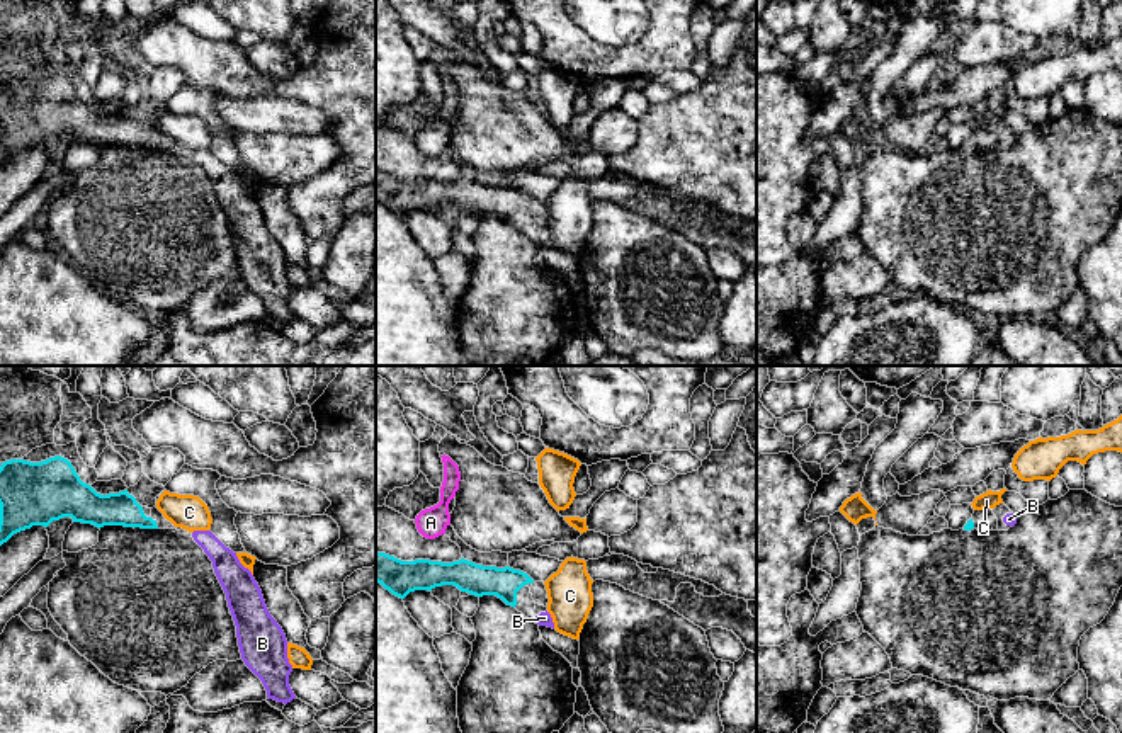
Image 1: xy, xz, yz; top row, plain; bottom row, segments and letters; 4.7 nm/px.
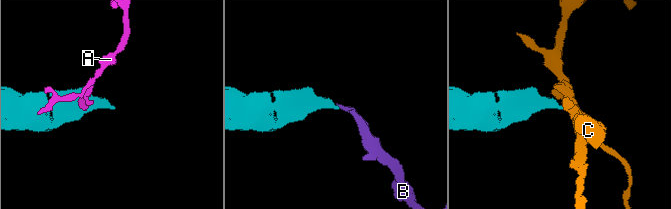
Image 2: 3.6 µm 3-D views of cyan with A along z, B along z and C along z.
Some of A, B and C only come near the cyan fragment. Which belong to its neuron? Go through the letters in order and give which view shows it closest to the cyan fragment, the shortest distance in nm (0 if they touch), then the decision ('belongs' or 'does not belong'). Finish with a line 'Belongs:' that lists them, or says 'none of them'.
A: xz | 100 nm | does not belong
B: xz | 100 nm | belongs
C: xy | 50 nm | does not belong
Belongs: B

